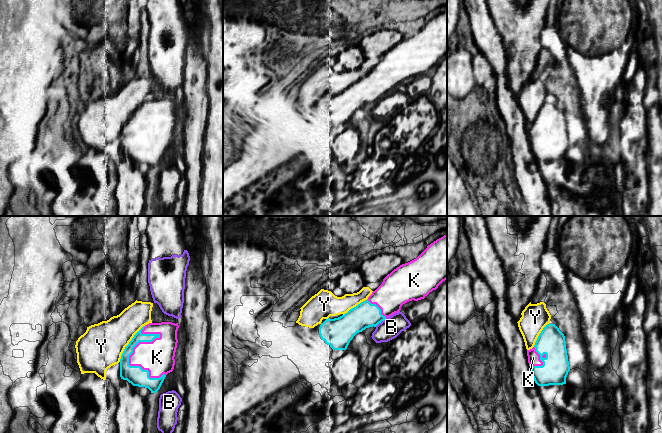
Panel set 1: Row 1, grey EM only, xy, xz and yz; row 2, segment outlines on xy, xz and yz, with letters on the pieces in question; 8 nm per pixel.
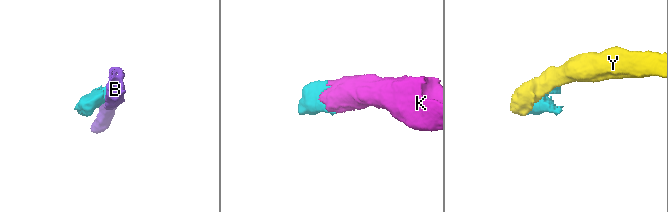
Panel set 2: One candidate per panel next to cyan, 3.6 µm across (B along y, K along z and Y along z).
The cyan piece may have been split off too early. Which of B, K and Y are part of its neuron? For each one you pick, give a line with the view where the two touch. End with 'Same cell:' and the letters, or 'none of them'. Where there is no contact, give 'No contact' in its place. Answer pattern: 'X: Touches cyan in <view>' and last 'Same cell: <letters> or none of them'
K: Touches cyan in xy
Same cell: K

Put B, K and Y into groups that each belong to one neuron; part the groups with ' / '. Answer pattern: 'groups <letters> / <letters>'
groups B / K / Y

